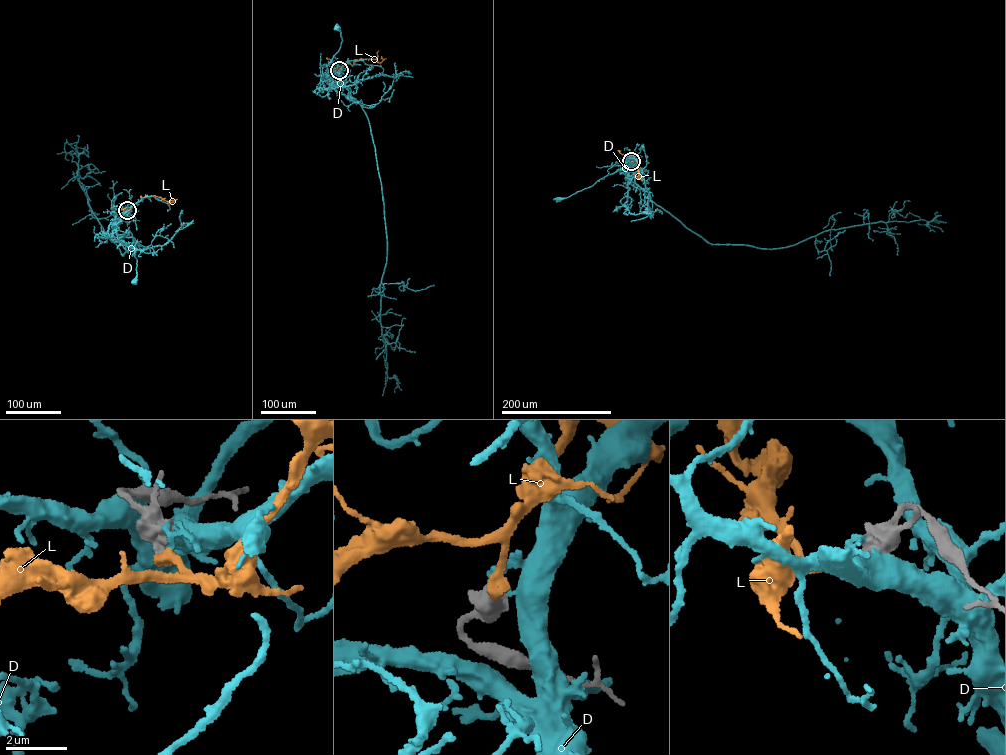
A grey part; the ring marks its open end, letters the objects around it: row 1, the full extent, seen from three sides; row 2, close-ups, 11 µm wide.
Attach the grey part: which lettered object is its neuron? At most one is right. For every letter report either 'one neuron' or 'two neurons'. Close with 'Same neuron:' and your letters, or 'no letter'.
D: two neurons
L: one neuron
Same neuron: L

